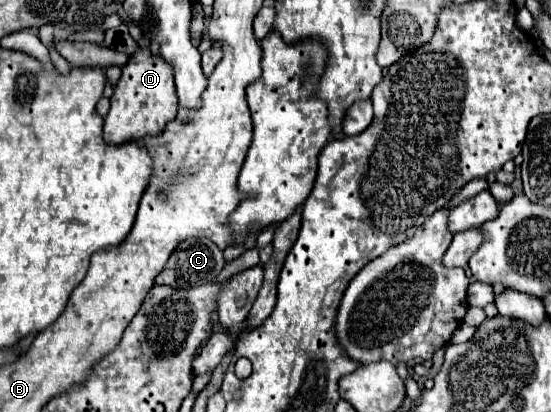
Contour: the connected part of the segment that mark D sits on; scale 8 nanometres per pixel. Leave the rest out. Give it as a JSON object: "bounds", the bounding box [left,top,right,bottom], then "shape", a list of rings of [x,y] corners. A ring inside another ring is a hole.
{"bounds":[105,39,177,143],"shape":[[[139,39],[139,51],[135,51],[129,57],[129,63],[123,67],[123,75],[111,95],[111,109],[109,115],[105,117],[105,141],[107,143],[125,143],[125,141],[135,141],[145,135],[159,135],[167,121],[173,121],[177,115],[177,93],[175,93],[175,83],[173,83],[173,67],[163,61],[159,55],[153,55],[149,49],[149,39]]]}

